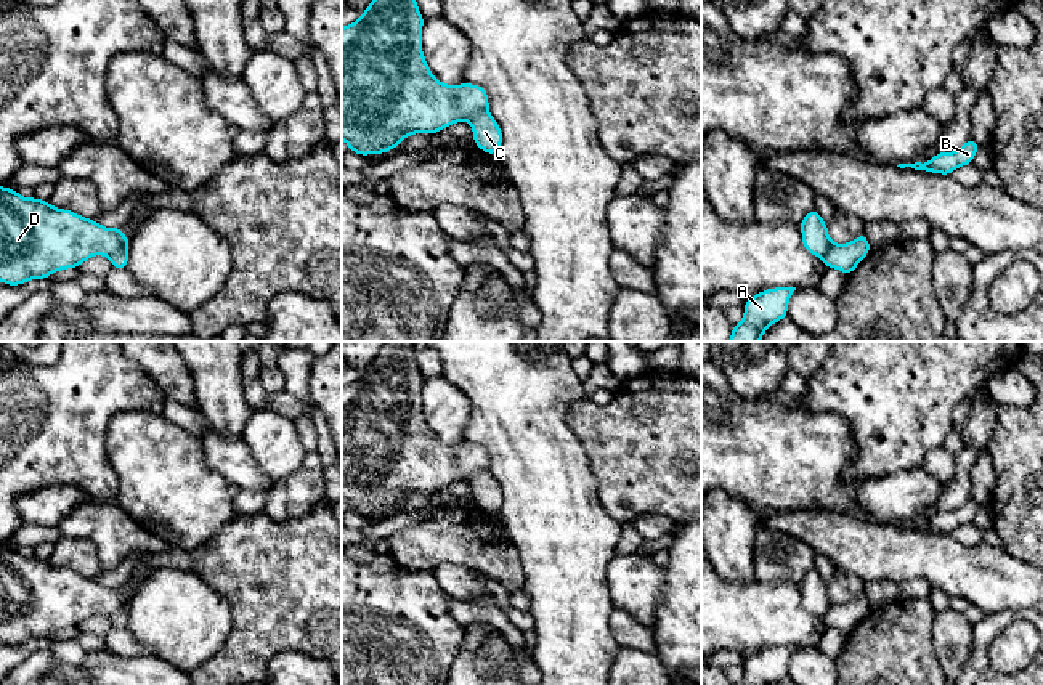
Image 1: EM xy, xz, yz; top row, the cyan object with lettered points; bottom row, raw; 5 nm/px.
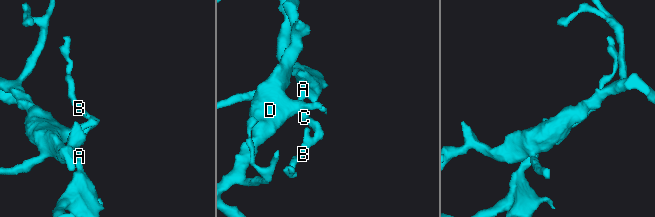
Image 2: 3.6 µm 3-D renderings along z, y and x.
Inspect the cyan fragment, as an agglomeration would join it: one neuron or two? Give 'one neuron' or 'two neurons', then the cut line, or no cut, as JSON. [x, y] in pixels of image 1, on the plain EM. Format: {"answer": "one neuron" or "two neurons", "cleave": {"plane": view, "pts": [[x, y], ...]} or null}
{"answer": "two neurons", "cleave": {"plane": "xz", "pts": [[487, 467], [477, 469], [467, 478]]}}

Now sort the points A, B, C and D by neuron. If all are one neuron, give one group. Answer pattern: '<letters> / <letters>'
A B C / D

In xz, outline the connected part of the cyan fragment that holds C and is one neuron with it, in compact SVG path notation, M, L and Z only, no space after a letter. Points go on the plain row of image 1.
M480 468L469 481L473 488L473 504L489 515L497 513L502 505L502 491L491 472L488 468Z

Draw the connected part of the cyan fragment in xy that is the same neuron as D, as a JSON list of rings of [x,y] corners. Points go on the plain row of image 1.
[[[0,545],[0,642],[21,645],[51,632],[79,627],[93,614],[128,608],[120,587],[104,587],[48,560],[22,557]]]

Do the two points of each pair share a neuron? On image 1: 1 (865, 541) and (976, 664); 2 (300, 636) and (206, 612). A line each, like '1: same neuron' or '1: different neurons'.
1: different neurons
2: different neurons

